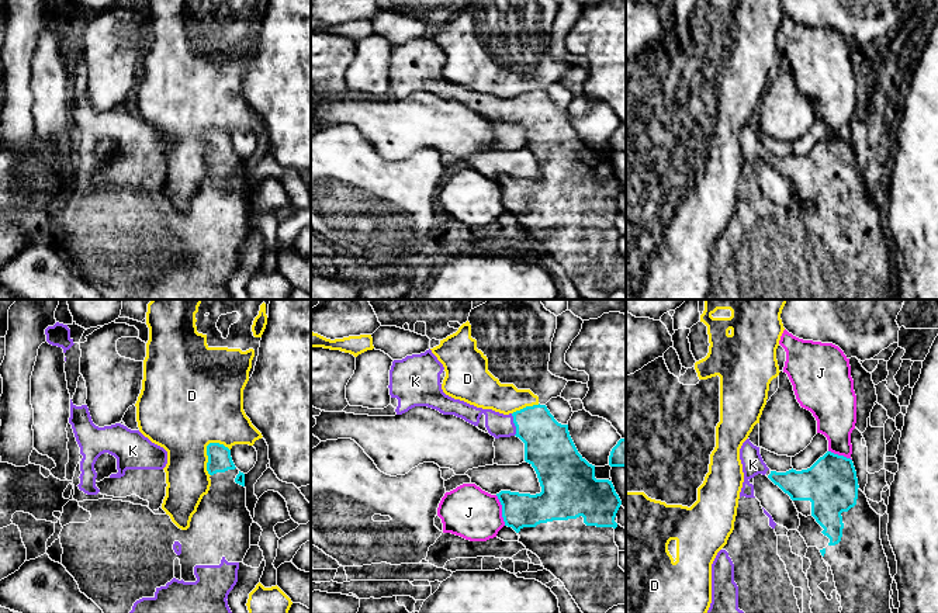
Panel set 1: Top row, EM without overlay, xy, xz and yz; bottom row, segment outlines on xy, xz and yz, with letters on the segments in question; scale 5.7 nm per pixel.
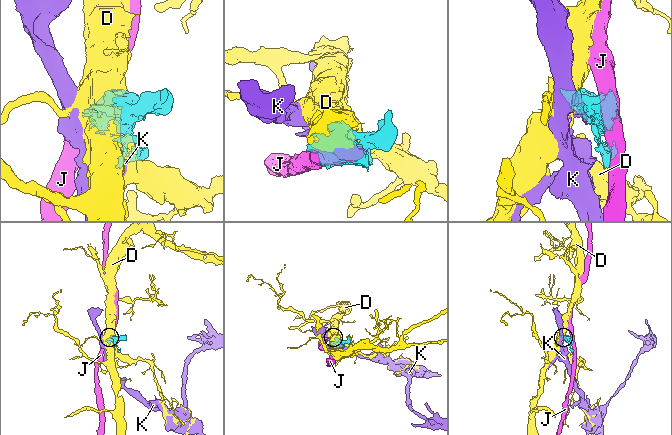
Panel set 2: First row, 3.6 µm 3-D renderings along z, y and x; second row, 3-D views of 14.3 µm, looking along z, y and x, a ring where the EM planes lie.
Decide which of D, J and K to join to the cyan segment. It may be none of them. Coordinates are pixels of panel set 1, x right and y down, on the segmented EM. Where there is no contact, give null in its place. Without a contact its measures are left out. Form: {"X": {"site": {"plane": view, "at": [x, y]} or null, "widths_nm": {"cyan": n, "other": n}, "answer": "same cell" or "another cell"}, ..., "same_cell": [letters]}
{"D": {"site": {"plane": "xy", "at": [207, 454]}, "widths_nm": {"cyan": 140, "other": 420}, "answer": "another cell"}, "J": {"site": {"plane": "xz", "at": [502, 511]}, "widths_nm": {"cyan": 200, "other": 300}, "answer": "another cell"}, "K": {"site": {"plane": "xz", "at": [515, 425]}, "widths_nm": {"cyan": 280, "other": 140}, "answer": "same cell"}, "same_cell": ["K"]}

